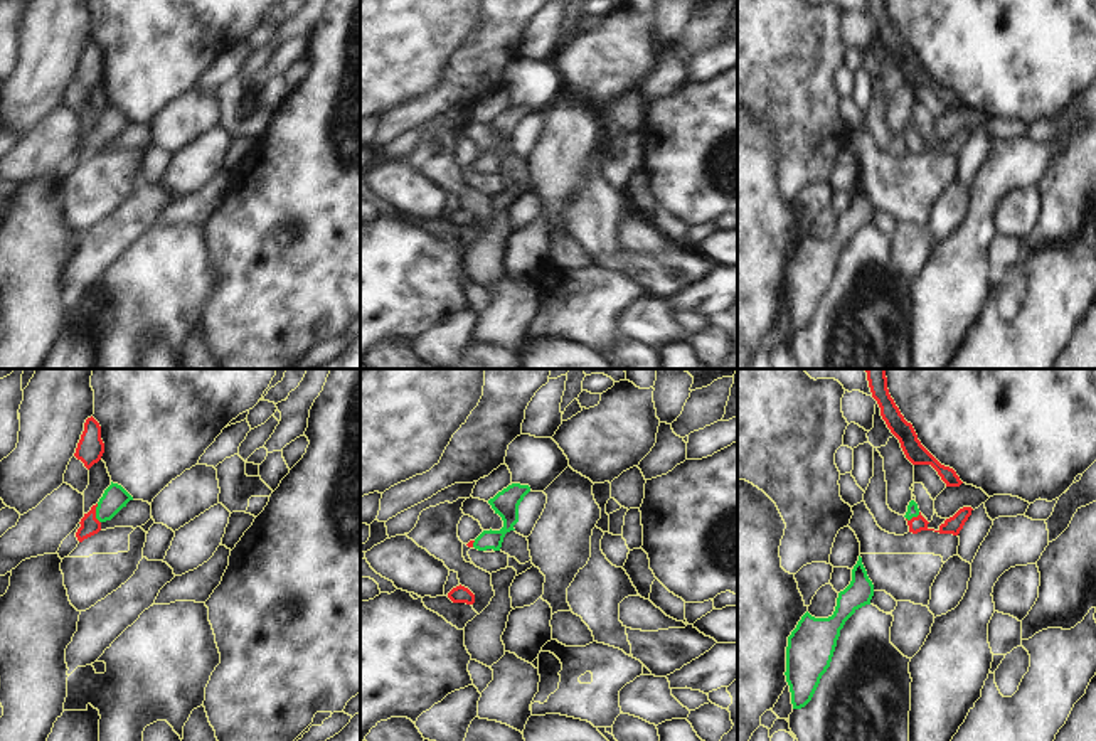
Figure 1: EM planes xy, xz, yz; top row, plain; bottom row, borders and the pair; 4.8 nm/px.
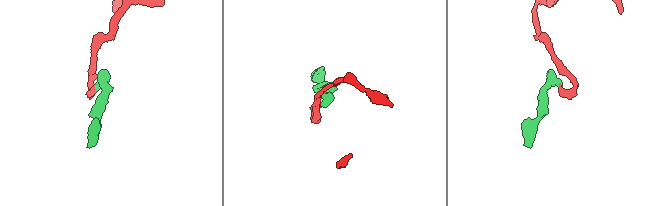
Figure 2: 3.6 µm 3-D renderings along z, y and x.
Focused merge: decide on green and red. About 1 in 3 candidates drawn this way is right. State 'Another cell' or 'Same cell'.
Same cell

